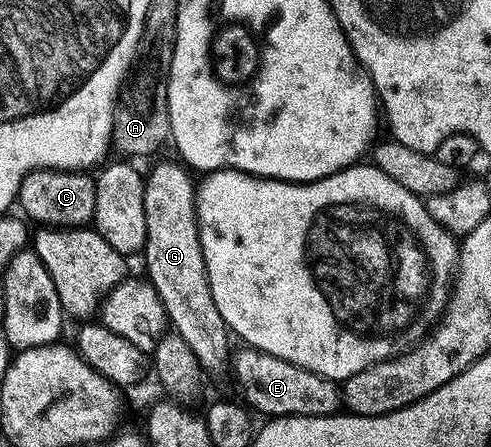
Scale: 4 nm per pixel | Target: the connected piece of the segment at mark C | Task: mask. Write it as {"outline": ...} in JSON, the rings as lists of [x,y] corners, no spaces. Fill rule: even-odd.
{"outline":[[[82,169],[30,170],[21,180],[17,206],[32,223],[47,228],[83,228],[95,217],[95,178]]]}

